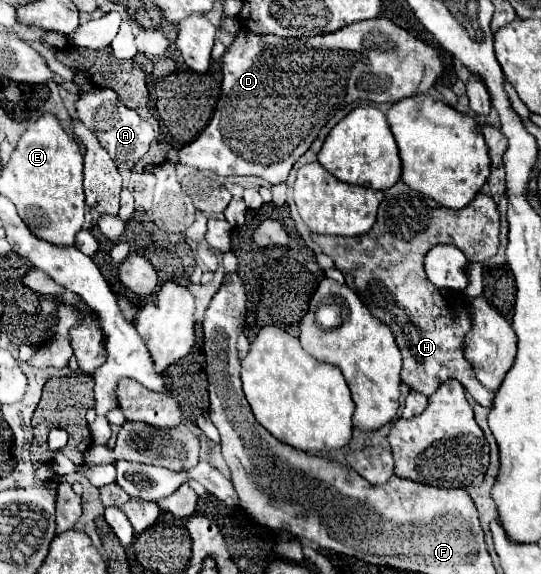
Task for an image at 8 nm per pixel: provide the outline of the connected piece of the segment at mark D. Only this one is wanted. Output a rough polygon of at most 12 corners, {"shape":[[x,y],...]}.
{"shape":[[384,17],[242,29],[178,163],[284,183],[358,99],[428,93],[436,49]]}

